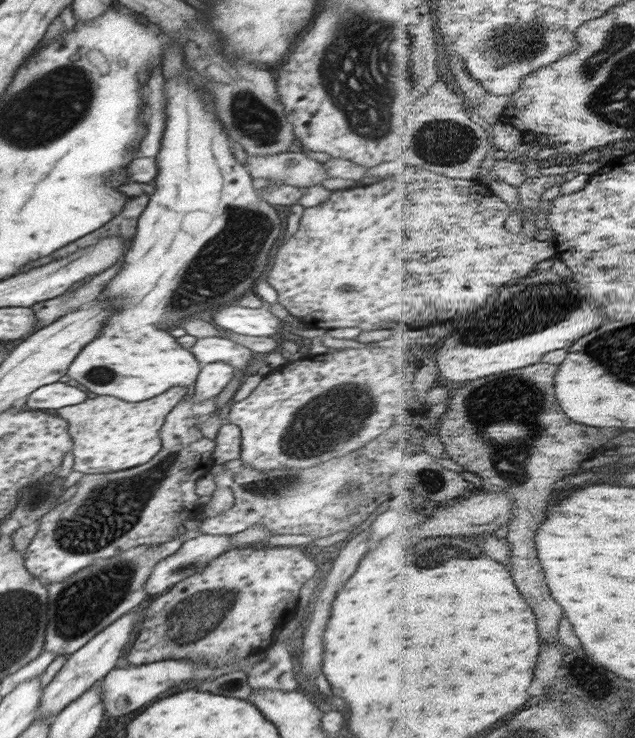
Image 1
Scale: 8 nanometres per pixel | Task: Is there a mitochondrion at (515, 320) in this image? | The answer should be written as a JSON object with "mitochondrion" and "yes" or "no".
{"mitochondrion":"yes"}

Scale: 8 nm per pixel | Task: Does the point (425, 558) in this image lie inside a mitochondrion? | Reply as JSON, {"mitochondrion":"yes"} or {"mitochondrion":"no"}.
{"mitochondrion":"yes"}

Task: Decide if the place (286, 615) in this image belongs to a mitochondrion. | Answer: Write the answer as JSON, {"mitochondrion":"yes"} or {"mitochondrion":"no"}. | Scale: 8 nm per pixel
{"mitochondrion":"no"}

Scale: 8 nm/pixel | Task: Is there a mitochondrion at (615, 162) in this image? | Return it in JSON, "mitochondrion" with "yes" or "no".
{"mitochondrion":"no"}

